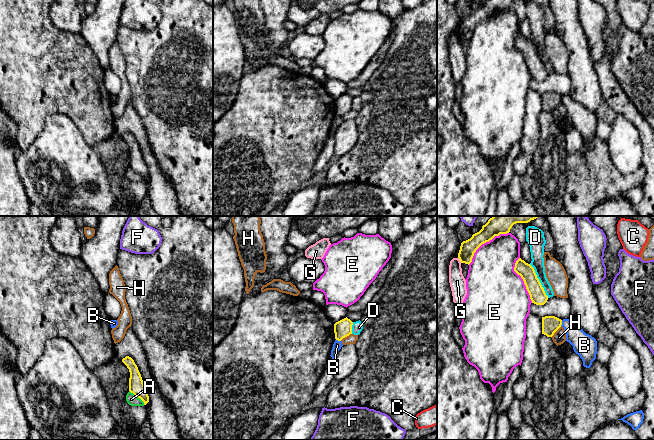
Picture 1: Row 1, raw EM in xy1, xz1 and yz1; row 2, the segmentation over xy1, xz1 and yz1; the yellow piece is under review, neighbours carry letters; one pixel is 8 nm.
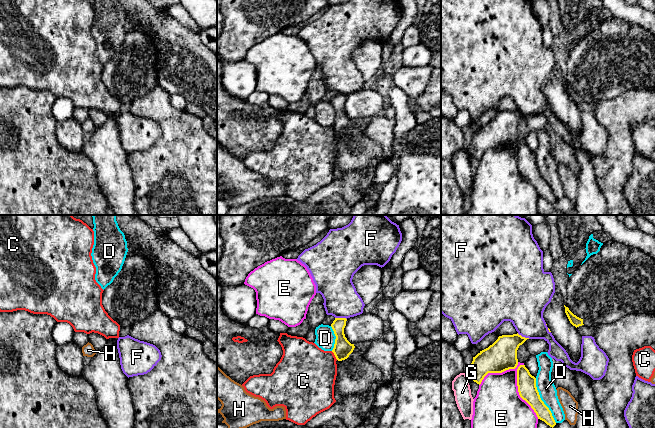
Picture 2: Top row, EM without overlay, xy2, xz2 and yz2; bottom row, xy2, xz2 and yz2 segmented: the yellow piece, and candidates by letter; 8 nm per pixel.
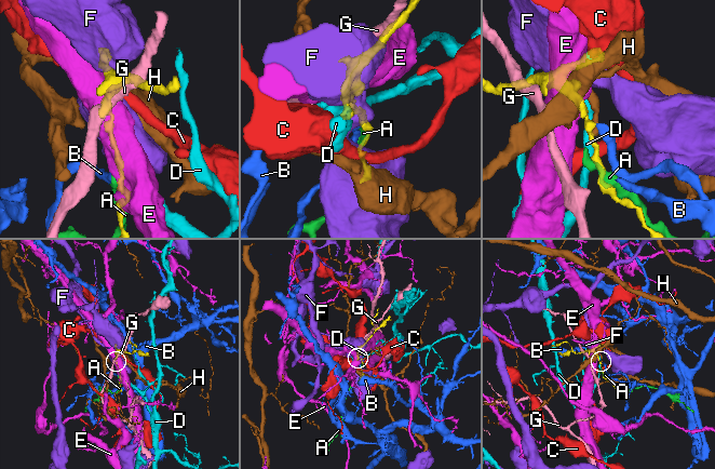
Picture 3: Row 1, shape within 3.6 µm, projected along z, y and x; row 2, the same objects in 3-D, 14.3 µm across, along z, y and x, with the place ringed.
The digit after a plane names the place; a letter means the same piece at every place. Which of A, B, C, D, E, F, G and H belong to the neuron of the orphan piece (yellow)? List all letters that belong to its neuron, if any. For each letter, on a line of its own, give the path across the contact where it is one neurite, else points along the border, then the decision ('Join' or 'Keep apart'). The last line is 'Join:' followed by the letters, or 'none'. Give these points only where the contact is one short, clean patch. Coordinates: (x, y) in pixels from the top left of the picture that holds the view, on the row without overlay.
A: Keep apart
B: Boundary: yz1 (562, 96), (560, 101). Keep apart
C: Boundary: xz2 (331, 127), (337, 135). Keep apart
D: Keep apart
E: Keep apart
F: Keep apart
G: Keep apart
H: Boundary: xz1 (351, 109), (340, 116). Keep apart
Join: none

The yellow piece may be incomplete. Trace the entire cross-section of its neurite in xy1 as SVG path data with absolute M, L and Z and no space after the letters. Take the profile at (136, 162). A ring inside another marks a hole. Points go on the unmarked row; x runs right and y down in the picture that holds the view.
M129 132L123 134L122 138L127 142L130 148L129 167L140 174L144 178L144 181L146 181L149 178L149 172L137 141Z

